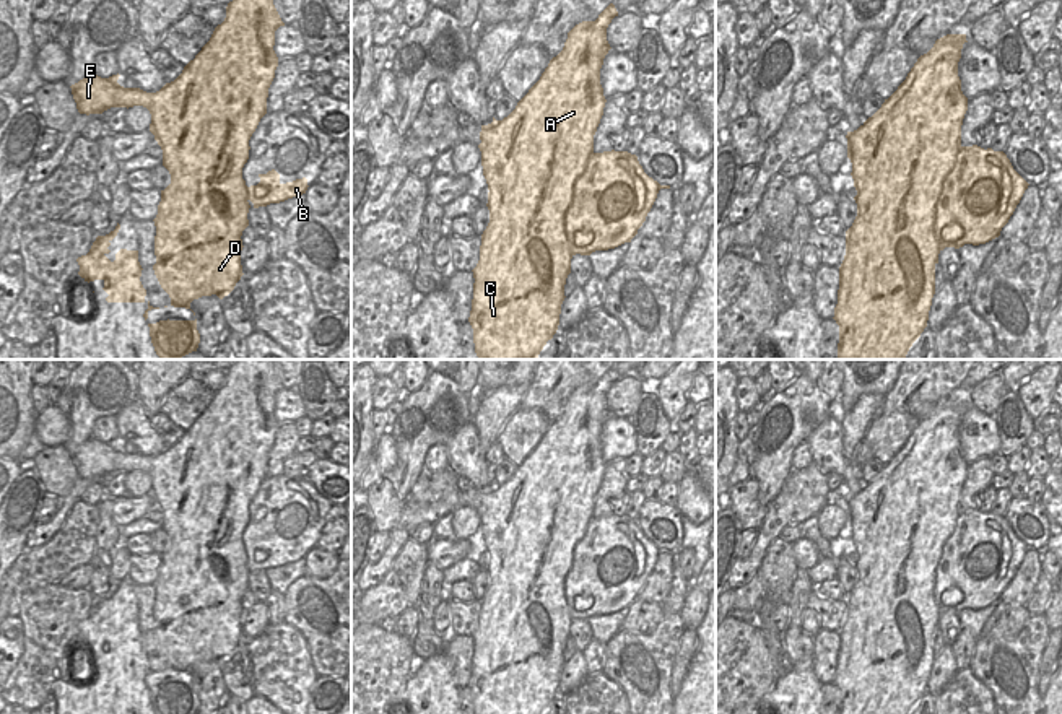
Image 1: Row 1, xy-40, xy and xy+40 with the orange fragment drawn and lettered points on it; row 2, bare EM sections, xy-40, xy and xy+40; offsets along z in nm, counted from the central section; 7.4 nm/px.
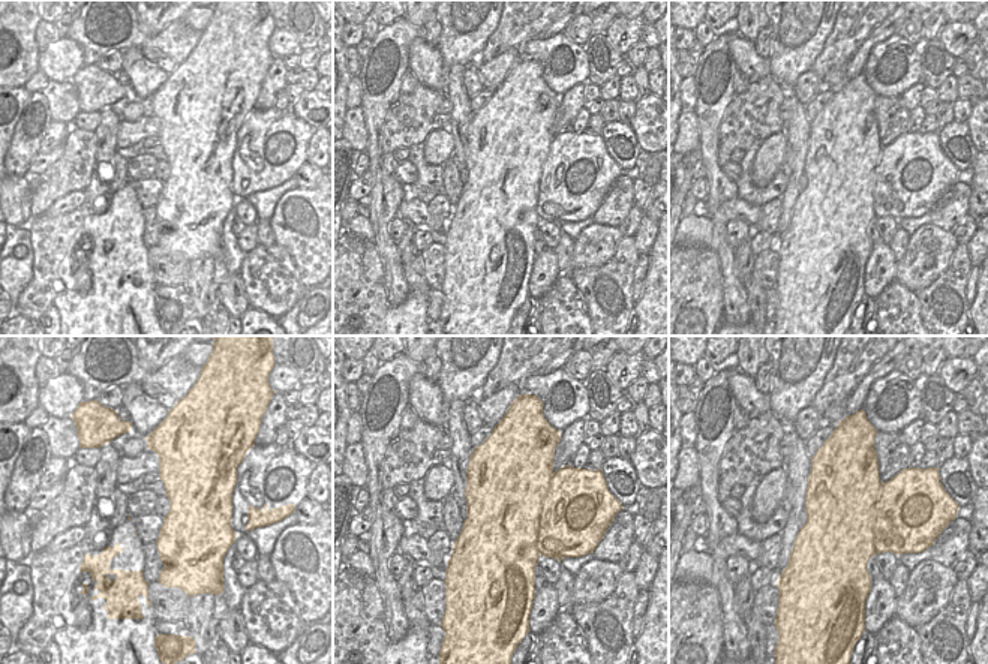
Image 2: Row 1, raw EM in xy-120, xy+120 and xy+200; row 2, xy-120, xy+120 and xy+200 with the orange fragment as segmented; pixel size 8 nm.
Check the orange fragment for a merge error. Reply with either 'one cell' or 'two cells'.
two cells

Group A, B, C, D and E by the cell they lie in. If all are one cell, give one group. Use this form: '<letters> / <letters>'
A C D E / B

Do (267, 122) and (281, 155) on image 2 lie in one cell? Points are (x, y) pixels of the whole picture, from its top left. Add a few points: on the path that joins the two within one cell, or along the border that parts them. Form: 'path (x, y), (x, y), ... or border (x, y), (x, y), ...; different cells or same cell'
path (281, 129), (296, 137), (294, 146); same cell

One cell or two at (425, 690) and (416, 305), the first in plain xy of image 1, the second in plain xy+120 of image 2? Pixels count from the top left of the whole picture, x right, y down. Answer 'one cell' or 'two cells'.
one cell

